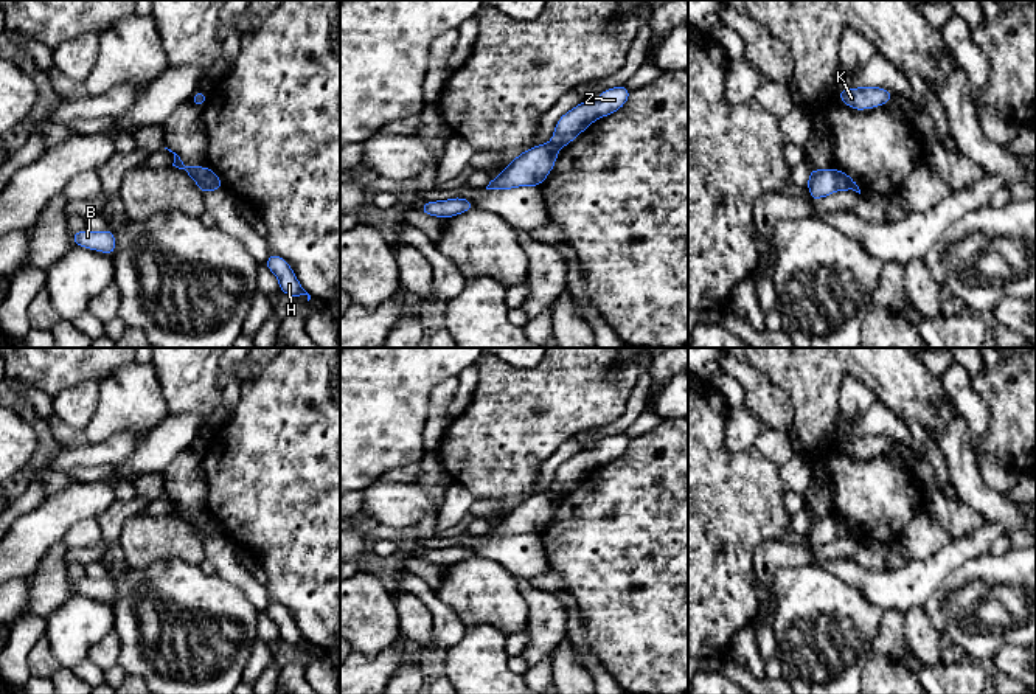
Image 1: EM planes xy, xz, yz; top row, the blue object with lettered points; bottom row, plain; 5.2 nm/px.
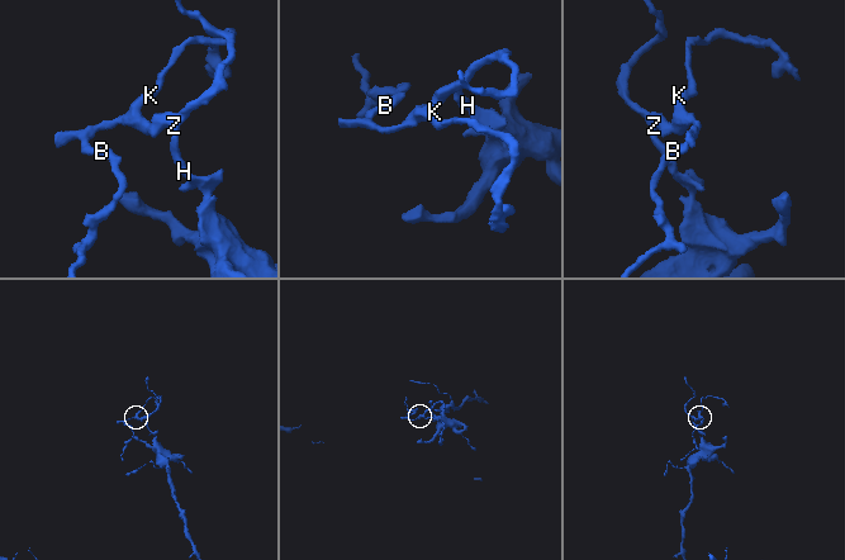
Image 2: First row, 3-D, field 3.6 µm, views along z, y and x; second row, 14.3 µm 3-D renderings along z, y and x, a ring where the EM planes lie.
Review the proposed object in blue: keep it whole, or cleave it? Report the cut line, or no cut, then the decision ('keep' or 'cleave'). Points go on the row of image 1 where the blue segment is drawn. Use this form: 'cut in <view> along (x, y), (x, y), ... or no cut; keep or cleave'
cut in xy along (208, 170), (201, 190); cleave

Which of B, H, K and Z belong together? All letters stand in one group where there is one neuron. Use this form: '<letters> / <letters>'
B K / H Z

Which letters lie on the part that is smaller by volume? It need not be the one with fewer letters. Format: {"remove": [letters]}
{"remove": ["B", "K"]}

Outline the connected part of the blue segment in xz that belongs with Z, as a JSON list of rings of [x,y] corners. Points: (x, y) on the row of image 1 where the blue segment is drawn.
[[[626,85],[610,87],[601,92],[595,101],[581,101],[556,121],[550,143],[559,149],[567,146],[593,121],[620,110],[628,102],[631,92]]]

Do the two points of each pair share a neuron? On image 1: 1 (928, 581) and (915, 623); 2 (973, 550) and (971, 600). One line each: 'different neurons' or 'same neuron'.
1: different neurons
2: different neurons

